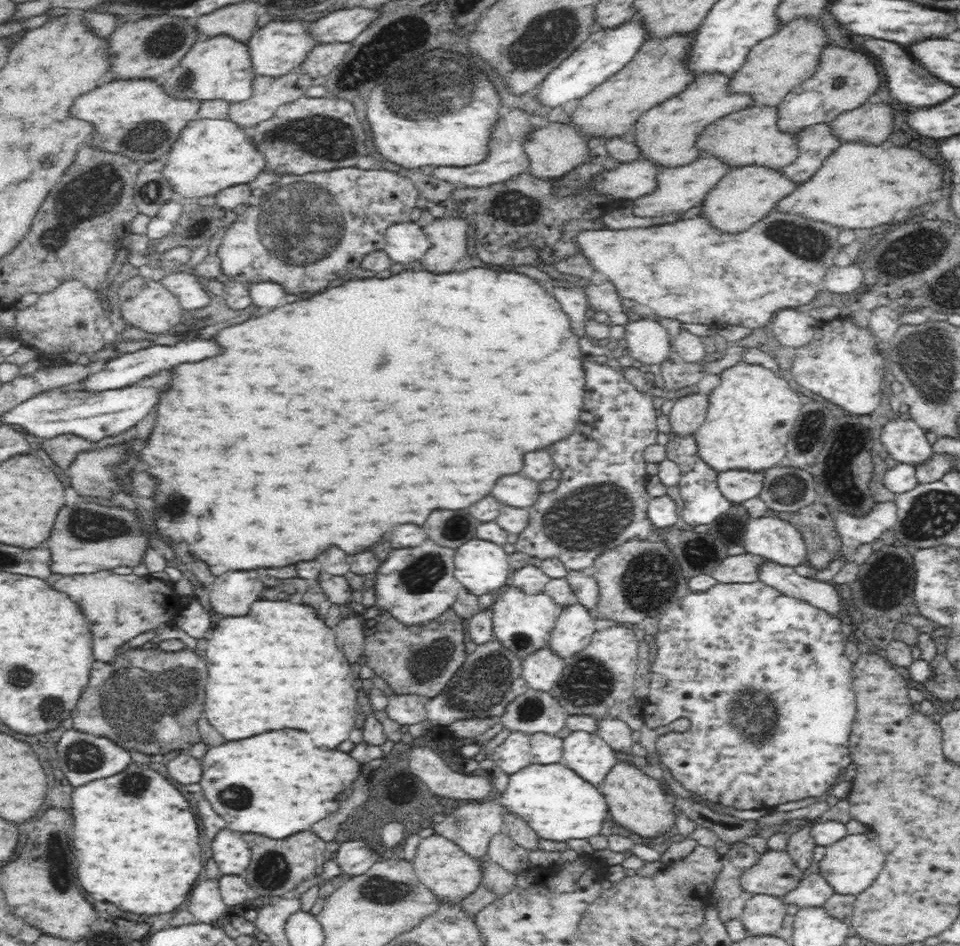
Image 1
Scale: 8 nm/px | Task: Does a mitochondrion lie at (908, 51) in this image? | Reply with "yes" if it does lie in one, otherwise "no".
no

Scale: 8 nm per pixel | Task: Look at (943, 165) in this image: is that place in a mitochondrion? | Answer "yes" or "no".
no

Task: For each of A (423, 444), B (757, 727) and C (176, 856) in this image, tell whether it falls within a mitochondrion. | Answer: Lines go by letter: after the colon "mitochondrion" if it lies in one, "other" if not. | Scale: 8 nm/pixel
A: other
B: mitochondrion
C: other

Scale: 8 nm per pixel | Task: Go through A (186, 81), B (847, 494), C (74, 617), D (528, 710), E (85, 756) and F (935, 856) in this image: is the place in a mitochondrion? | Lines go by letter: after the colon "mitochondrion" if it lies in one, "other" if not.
A: mitochondrion
B: other
C: other
D: mitochondrion
E: mitochondrion
F: other

